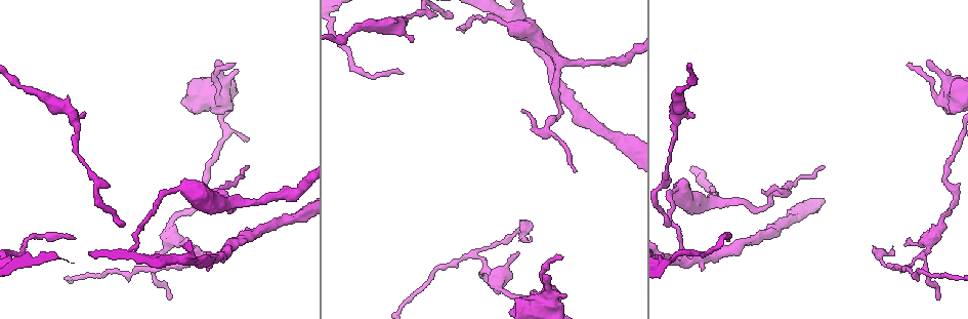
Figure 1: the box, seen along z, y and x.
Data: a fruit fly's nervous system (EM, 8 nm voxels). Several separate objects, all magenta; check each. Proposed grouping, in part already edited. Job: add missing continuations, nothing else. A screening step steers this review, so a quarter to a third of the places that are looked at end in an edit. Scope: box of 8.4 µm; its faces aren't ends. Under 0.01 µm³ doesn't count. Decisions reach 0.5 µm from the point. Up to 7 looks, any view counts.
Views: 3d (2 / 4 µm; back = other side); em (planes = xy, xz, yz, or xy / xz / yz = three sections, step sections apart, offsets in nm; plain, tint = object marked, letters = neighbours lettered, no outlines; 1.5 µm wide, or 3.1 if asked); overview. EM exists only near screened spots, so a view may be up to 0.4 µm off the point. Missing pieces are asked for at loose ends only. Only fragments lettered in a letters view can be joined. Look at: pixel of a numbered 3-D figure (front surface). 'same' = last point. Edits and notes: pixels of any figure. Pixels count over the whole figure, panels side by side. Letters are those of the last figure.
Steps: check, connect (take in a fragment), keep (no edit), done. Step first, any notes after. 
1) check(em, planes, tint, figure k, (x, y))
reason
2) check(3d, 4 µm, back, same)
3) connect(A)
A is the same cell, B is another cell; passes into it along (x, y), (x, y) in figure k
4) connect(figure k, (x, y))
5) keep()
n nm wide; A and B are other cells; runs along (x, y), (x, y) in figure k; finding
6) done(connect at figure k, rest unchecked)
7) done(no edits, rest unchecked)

check(em, xy, step 8, letters, figure 1, (171, 298))
free end

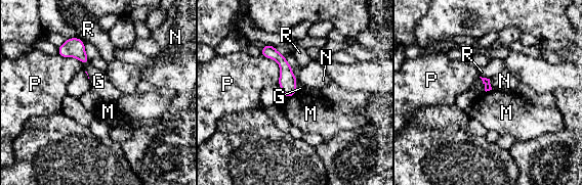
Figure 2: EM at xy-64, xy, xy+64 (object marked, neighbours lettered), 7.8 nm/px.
check(em, yz, step 8, letters, same)

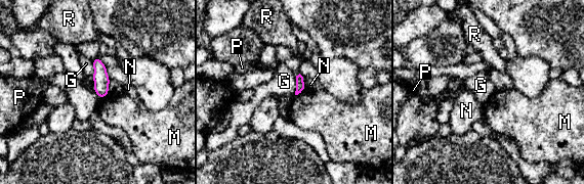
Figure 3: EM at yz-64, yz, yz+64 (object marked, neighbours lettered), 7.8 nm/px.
keep()
70 nm wide; G, M, N, P and R are other cells; border along (91, 59), (94, 84) in figure 3; none of them fits

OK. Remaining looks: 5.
check(em, planes, letters, figure 1, (562, 256))

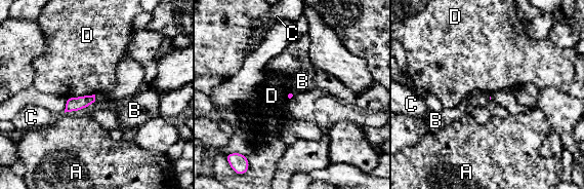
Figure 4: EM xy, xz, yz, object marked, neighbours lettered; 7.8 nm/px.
keep()
A, B, C and D are other cells; none of them fits

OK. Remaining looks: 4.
check(em, planes, letters, figure 1, (412, 41))
branch stops here

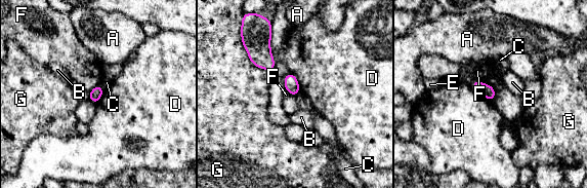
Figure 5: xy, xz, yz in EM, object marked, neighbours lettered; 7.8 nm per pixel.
keep()
A, B, C, D, E, F and G are other cells; border along (299, 90), (295, 96) in figure 5; none of them fits

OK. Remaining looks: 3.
done(no edits, rest unchecked)

